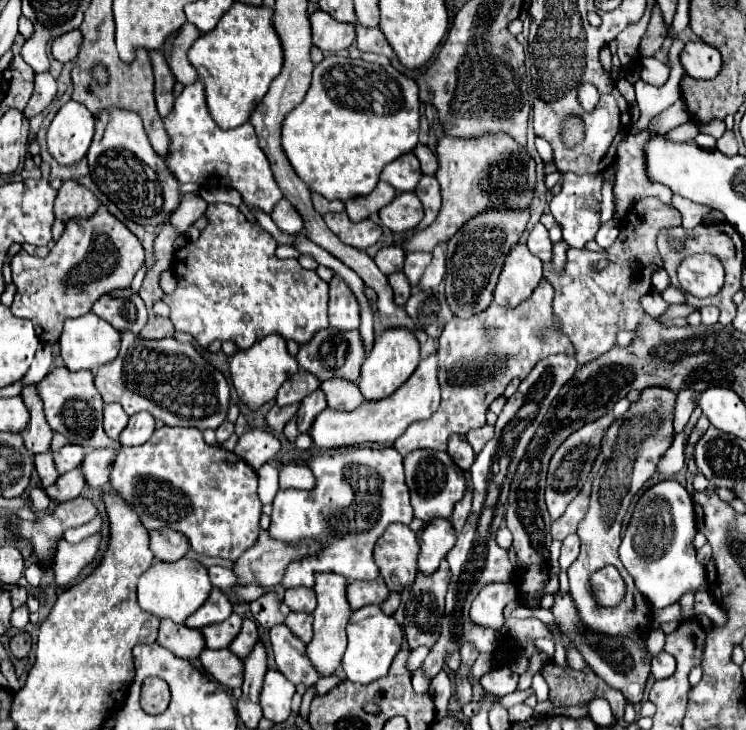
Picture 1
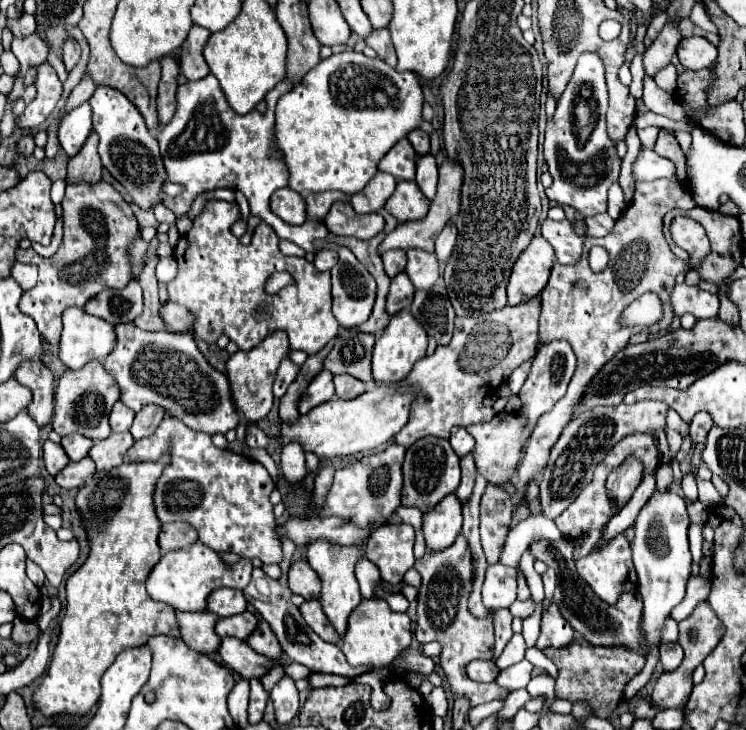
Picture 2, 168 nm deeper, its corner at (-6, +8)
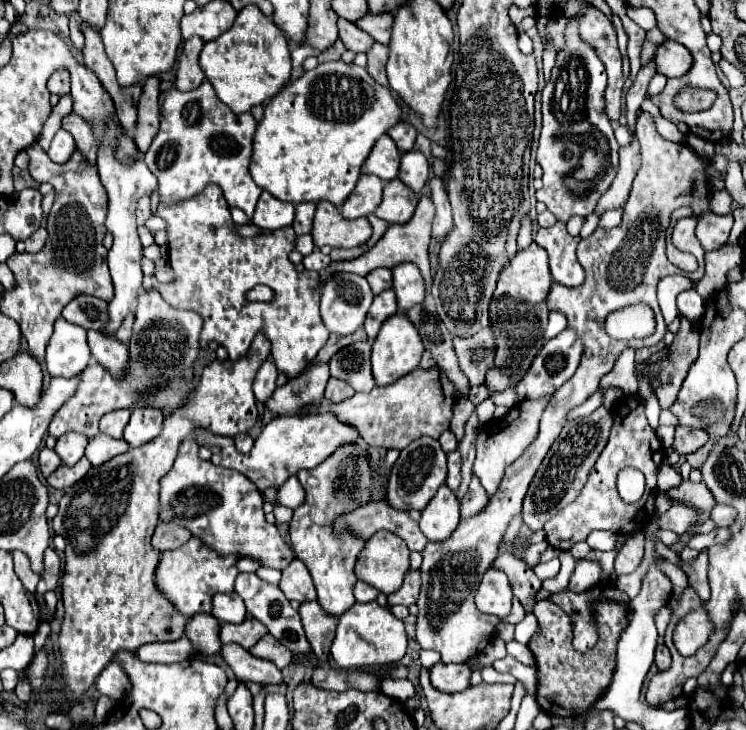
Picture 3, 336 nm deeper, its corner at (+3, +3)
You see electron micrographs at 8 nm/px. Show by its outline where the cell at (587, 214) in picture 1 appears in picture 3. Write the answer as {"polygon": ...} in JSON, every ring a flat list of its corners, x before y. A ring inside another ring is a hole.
{"polygon":[[584,2,582,10,568,20,566,30,564,30,566,44,564,44,562,52,558,52,556,64,554,64,552,74,550,74,550,80,548,80,548,84,542,90,542,116,544,116,544,122,542,122,540,144,538,144,538,150,536,150,536,162,544,170,544,176,542,176,544,186,540,190,536,190,536,200,544,202,546,208,560,222,568,222,568,218,574,216,574,214,578,214,578,216,592,214,594,208,596,208,598,198,612,184,614,172,618,168,618,142,614,138,614,130,610,126,610,118,604,112,604,90,606,90,606,84,608,84,606,82,606,68,604,68,602,60,598,58,594,46,584,42,580,38,580,34,578,34,578,18,582,16,584,8,588,8,588,6,592,6,592,2],[580,142,588,142,588,146,596,144,596,152,600,156,604,156,604,160,602,160,602,164,600,164,600,168,596,172,596,178,592,182,588,182,588,184,574,180,574,174,582,168,582,146,580,146]]}

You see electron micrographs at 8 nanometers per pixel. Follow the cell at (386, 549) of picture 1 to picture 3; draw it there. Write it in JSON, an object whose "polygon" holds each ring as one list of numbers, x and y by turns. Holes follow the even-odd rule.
{"polygon":[[386,530,366,540,356,560,358,580,374,586,384,594,392,594,402,586,404,574,410,570,410,550,406,542]]}

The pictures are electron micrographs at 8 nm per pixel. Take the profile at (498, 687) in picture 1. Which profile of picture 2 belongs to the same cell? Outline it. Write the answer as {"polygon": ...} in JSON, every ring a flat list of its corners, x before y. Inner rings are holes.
{"polygon":[[473,661,467,665,467,675,477,683,487,683,497,679,499,667,495,665,495,661]]}

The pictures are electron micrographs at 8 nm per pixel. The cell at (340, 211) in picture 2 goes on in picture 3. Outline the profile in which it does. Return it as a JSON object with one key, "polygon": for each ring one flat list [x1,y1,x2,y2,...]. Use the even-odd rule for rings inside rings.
{"polygon":[[326,200,316,204,312,238,318,248,354,248,358,244,364,244,370,238,370,234,372,228,366,218,346,220,334,204]]}

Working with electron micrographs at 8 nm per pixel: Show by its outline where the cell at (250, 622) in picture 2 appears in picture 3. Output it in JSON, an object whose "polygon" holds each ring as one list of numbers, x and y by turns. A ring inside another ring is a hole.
{"polygon":[[248,618,242,624,222,624,220,628,222,644,240,644,246,650,250,650,264,634,268,634,268,628,254,618]]}

